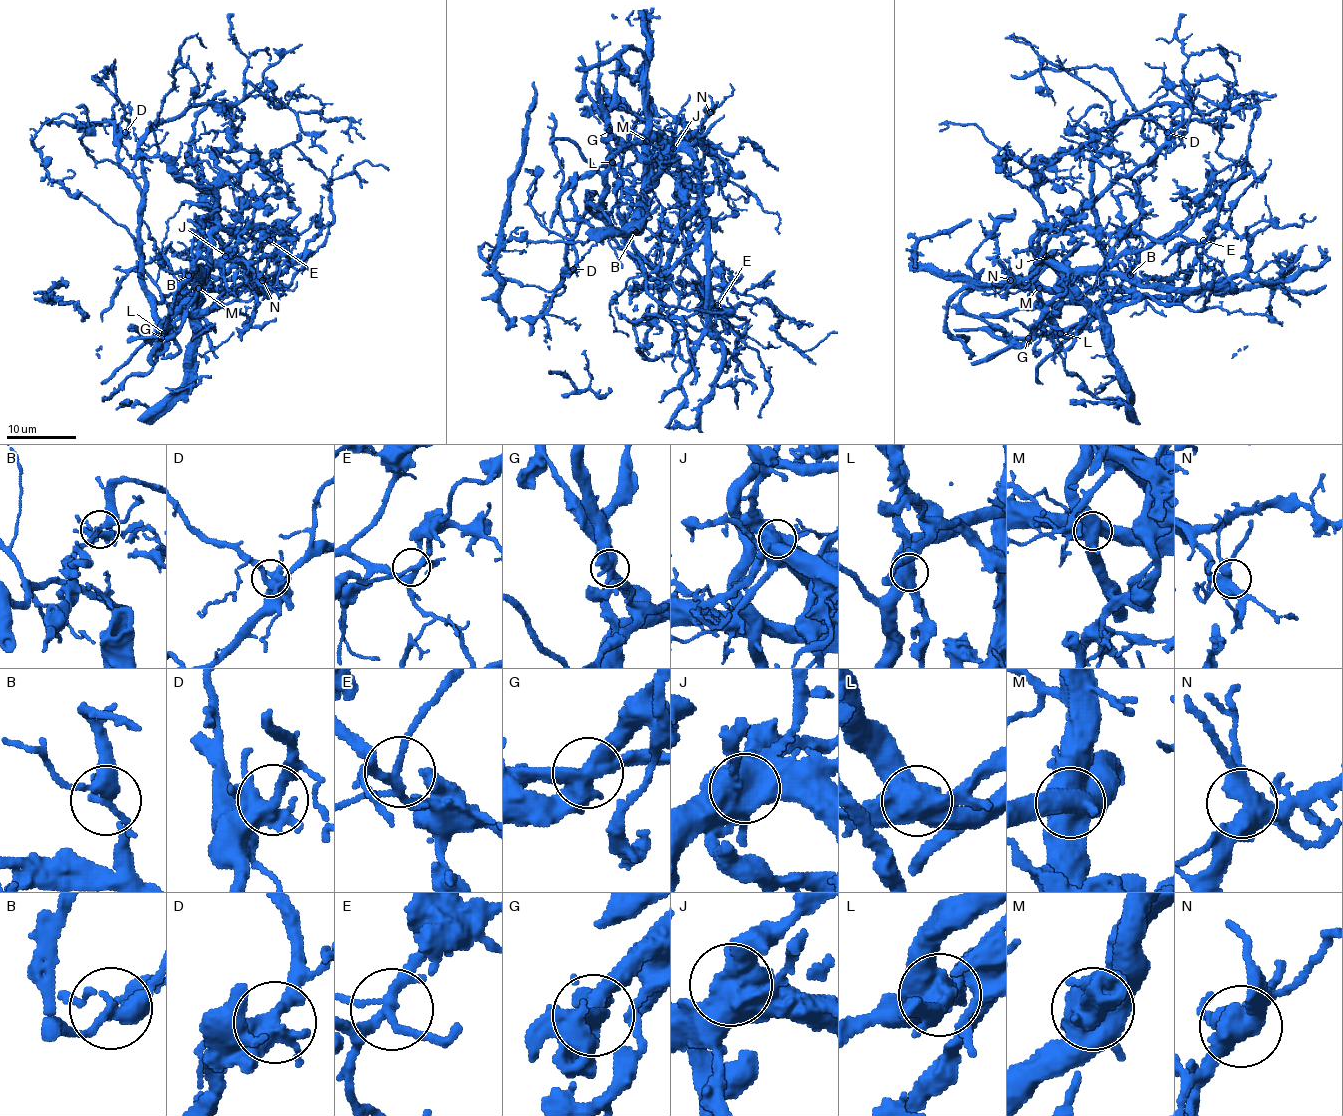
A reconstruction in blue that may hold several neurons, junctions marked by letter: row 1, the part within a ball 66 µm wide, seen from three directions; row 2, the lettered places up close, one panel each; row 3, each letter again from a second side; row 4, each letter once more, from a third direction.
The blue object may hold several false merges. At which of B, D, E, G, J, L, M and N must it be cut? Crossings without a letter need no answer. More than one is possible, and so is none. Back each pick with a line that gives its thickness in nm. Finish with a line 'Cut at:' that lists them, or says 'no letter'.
B: 280 nm thick
G: 440 nm thick
J: 650 nm thick
L: 650 nm thick
M: 750 nm thick
Cut at: B, G, J, L, M

